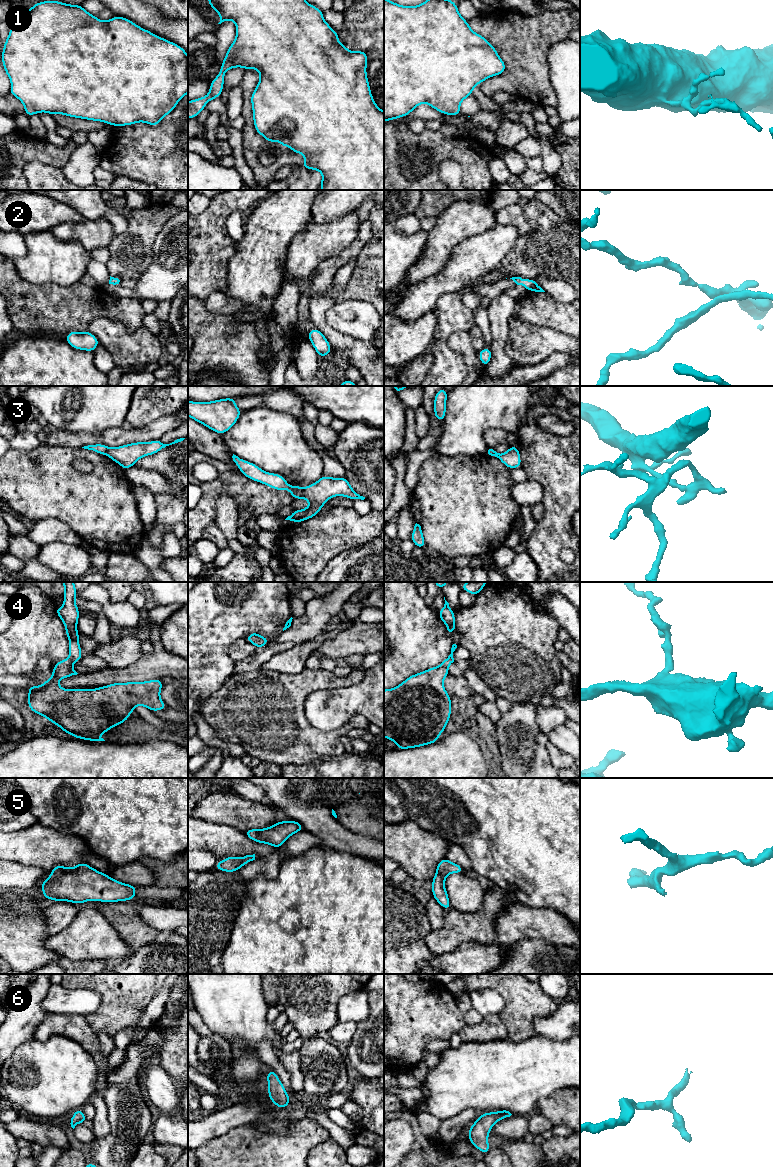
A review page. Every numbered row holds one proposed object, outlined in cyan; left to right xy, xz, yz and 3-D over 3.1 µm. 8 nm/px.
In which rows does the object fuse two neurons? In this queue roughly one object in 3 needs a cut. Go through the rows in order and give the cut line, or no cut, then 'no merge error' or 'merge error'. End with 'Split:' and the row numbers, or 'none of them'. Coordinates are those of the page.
1: no cut; no merge error
2: no cut; no merge error
3: cut in xz along (303, 488), (303, 495), (301, 497); merge error
4: no cut; no merge error
5: no cut; no merge error
6: no cut; no merge error
Split: 3

